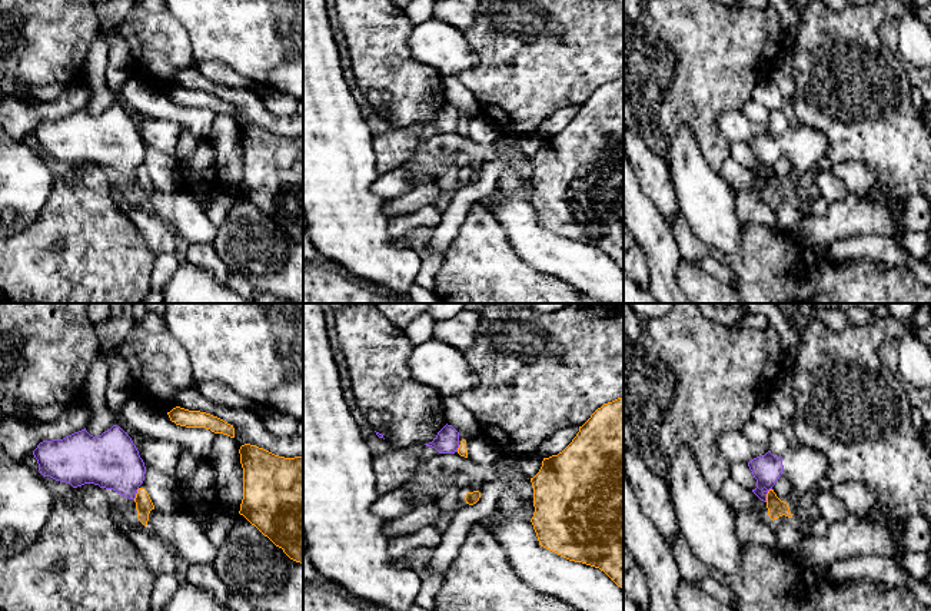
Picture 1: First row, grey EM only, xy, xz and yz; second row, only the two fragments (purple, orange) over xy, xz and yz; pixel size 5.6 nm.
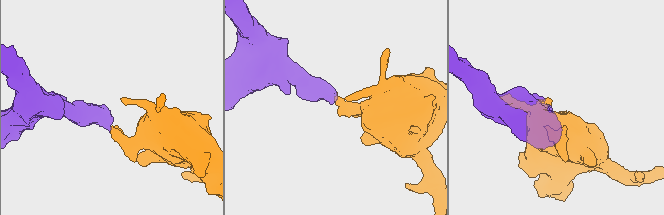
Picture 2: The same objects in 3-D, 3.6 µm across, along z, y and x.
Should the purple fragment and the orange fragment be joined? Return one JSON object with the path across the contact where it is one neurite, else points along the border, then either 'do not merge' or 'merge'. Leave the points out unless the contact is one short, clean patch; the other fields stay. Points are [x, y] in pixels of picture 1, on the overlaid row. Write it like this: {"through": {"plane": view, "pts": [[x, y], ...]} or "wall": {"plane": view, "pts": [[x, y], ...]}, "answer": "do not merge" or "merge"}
{"wall": {"plane": "yz", "pts": [[771, 488], [765, 501]]}, "answer": "do not merge"}

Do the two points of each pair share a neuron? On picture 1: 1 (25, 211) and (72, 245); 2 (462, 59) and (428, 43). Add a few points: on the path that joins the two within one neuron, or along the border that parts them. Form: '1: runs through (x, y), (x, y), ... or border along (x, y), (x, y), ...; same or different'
1: border along (52, 188), (37, 218), (15, 235); different
2: runs through (454, 55), (436, 43); same

